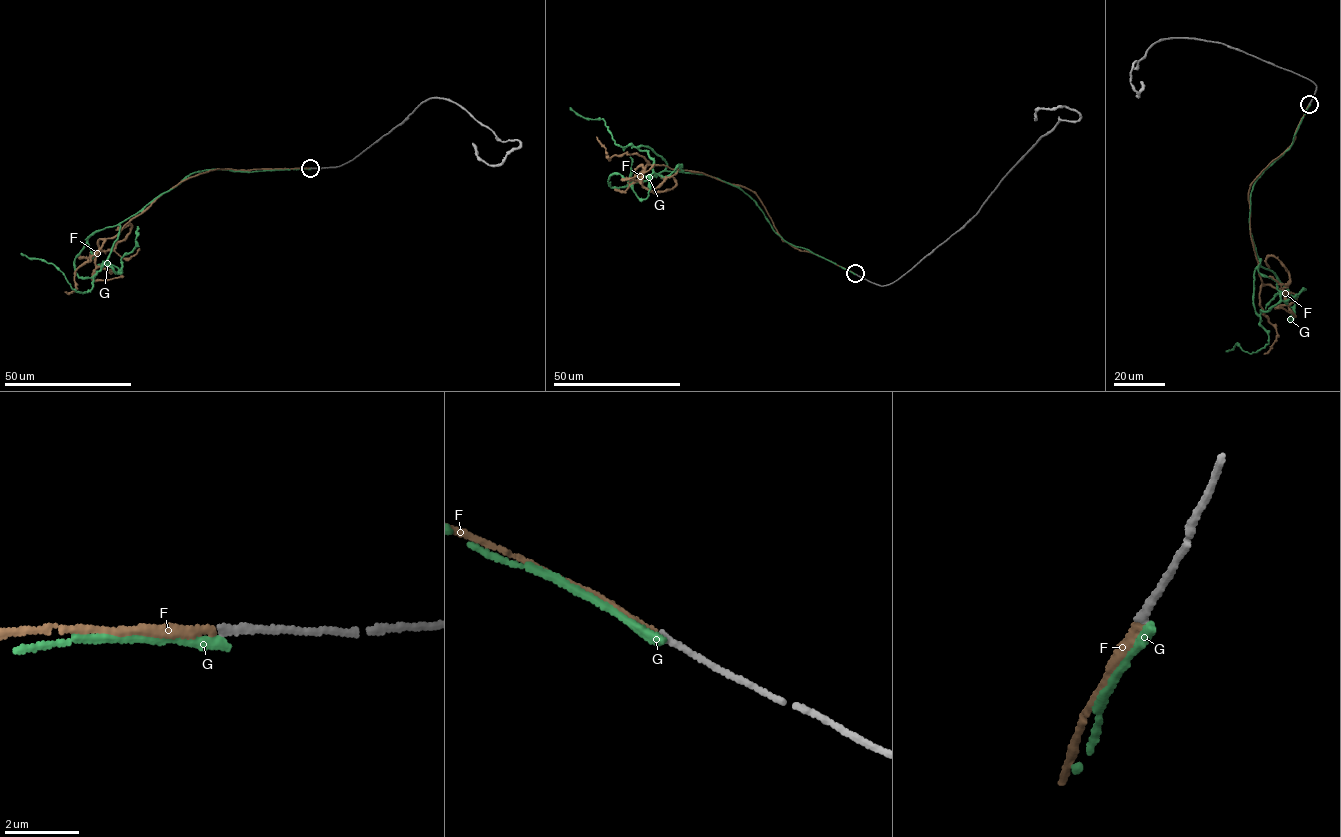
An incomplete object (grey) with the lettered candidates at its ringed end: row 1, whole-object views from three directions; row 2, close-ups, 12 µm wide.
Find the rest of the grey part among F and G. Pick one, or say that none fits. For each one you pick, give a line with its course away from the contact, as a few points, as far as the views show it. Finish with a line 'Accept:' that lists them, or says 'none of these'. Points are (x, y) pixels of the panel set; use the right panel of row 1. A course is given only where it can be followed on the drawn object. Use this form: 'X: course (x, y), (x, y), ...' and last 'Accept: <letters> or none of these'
F: course (1309, 104), (1294, 141), (1249, 189), (1250, 232), (1259, 276), (1263, 285), (1282, 290), (1294, 316), (1275, 308)
Accept: F

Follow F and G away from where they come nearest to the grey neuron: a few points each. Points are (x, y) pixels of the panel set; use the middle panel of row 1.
F: (854, 274), (784, 241), (750, 190), (661, 165), (646, 165), (637, 180), (622, 179), (642, 174), (654, 164)
G: (855, 273), (792, 245), (744, 191), (710, 176), (670, 171), (649, 147), (619, 146), (605, 121), (570, 107)

